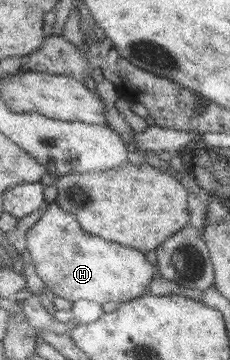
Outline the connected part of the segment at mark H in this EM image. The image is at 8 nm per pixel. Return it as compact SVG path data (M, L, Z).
M53 201L43 209L38 220L25 233L25 245L25 248L30 253L35 273L44 283L44 287L50 289L51 293L58 298L71 302L85 299L101 305L107 301L120 304L135 299L148 291L148 285L153 279L153 273L157 273L156 267L153 267L145 258L145 253L132 247L105 241L105 239L101 239L97 235L91 235L83 231L79 227L75 216L63 211Z

